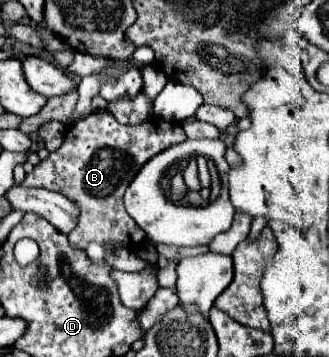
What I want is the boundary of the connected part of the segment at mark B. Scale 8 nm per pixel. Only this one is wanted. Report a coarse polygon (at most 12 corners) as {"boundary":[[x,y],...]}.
{"boundary":[[109,110],[67,130],[21,186],[77,204],[73,248],[127,248],[139,226],[125,188],[187,136]]}

